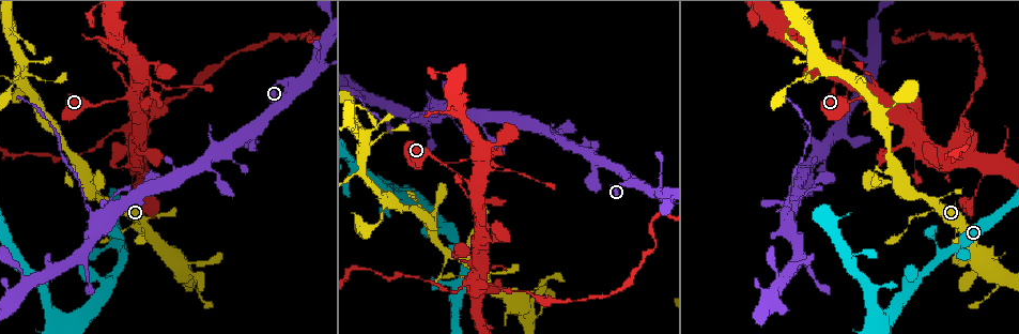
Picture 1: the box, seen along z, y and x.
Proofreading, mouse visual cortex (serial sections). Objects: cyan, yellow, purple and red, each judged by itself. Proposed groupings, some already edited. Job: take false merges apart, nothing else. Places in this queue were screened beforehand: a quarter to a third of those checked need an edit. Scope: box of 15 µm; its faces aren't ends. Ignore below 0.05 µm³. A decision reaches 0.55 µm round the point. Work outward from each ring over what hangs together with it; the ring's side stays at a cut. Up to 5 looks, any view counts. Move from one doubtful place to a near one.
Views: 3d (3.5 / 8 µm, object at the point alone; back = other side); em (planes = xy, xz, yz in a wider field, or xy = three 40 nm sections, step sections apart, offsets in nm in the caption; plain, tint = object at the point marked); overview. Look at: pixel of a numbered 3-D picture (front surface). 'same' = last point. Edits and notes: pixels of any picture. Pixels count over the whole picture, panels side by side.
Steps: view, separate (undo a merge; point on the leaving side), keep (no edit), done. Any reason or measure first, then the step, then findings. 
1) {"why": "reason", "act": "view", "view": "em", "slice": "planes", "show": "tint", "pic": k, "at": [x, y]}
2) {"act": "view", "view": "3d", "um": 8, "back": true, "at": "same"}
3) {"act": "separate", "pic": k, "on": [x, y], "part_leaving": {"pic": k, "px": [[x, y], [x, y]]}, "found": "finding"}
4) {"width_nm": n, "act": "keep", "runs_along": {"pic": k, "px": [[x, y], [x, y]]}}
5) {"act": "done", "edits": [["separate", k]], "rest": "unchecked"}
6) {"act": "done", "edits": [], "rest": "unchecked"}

{"why": "arms part here", "act": "view", "view": "3d", "um": 3.5, "pic": 1, "at": [505, 171]}

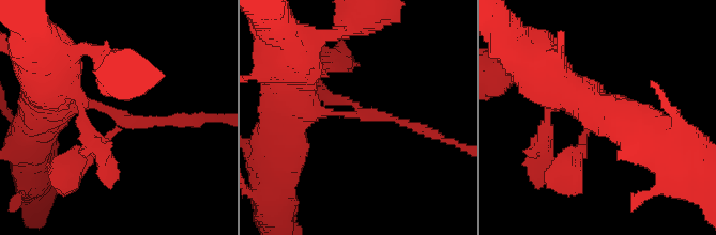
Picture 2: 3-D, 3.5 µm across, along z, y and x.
{"arms": 3, "arm_widths_nm": [150, 200, 350], "why": "shape alone is not enough", "act": "view", "view": "em", "slice": "planes", "show": "tint", "pic": 2, "at": [122, 122]}

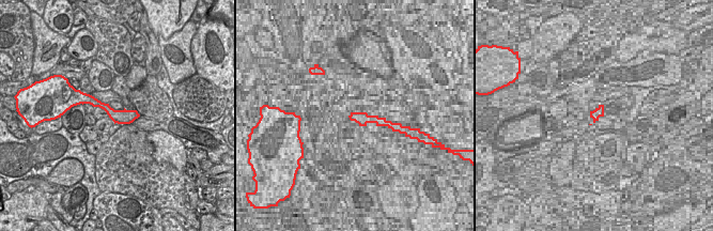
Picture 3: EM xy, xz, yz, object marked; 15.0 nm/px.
{"act": "keep", "found": "one cell here"}

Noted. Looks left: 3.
{"why": "looks like a crossing", "act": "view", "view": "3d", "um": 3.5, "pic": 1, "at": [20, 62]}

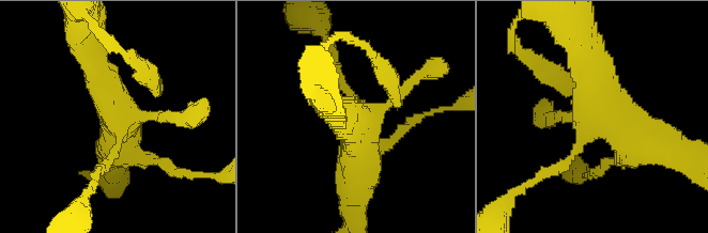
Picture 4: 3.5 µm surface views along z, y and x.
{"act": "view", "view": "em", "slice": "xy", "step": 2, "show": "tint", "pic": 4, "at": [118, 126]}

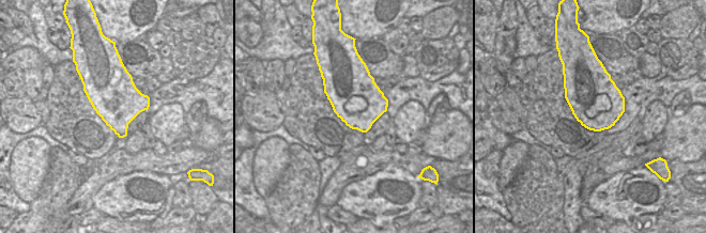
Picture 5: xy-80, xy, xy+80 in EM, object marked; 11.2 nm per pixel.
{"why": "cut it another way", "act": "view", "view": "em", "slice": "planes", "show": "tint", "at": "same"}

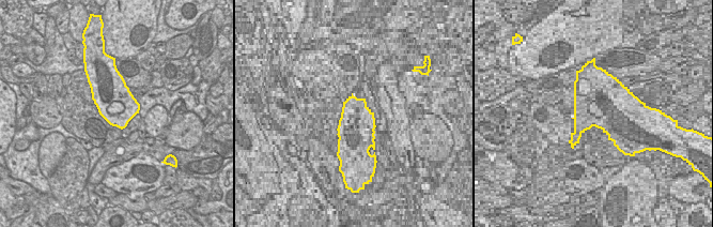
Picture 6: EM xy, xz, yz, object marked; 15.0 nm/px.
{"act": "keep", "runs_along": {"pic": 4, "px": [[659, 146], [596, 101], [585, 48]]}, "found": "one cell here"}

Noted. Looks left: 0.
{"act": "done", "edits": [], "rest": "unchecked"}

